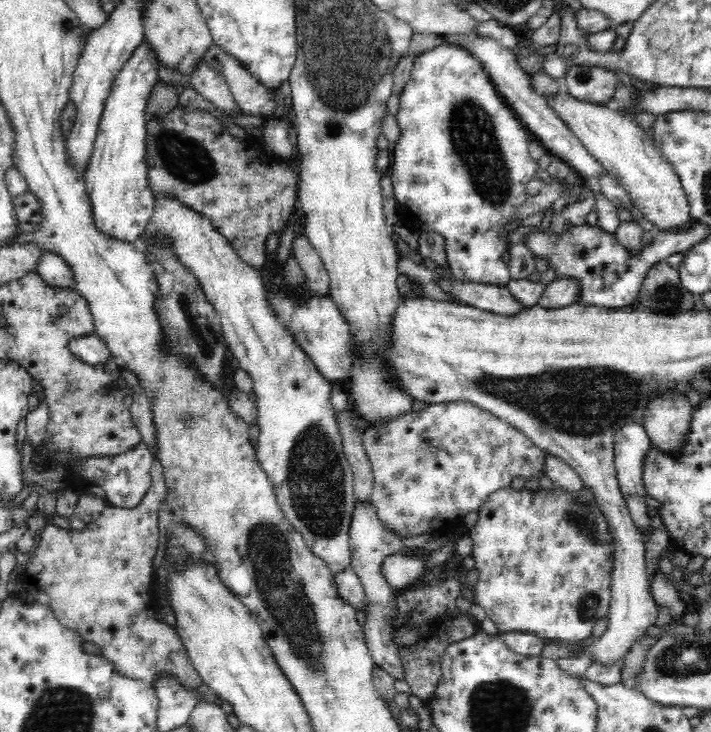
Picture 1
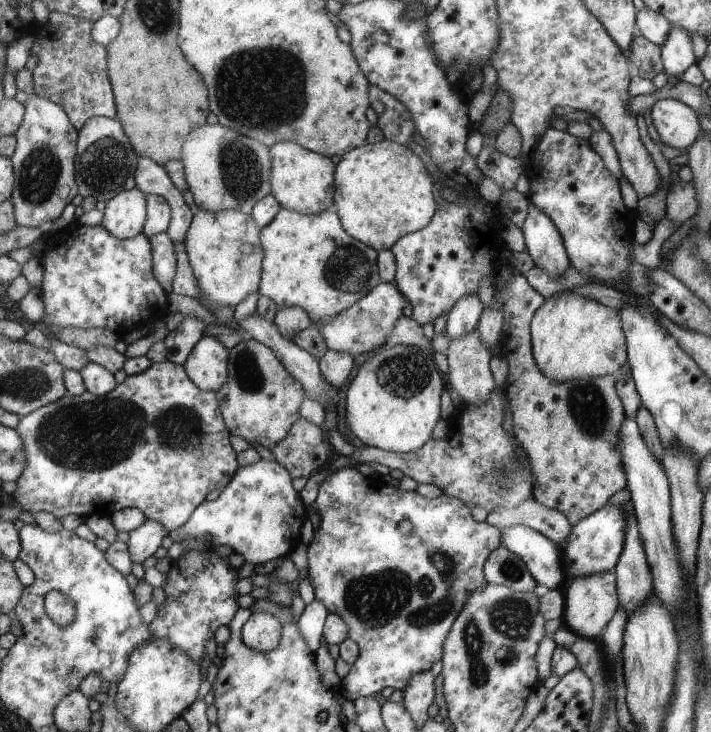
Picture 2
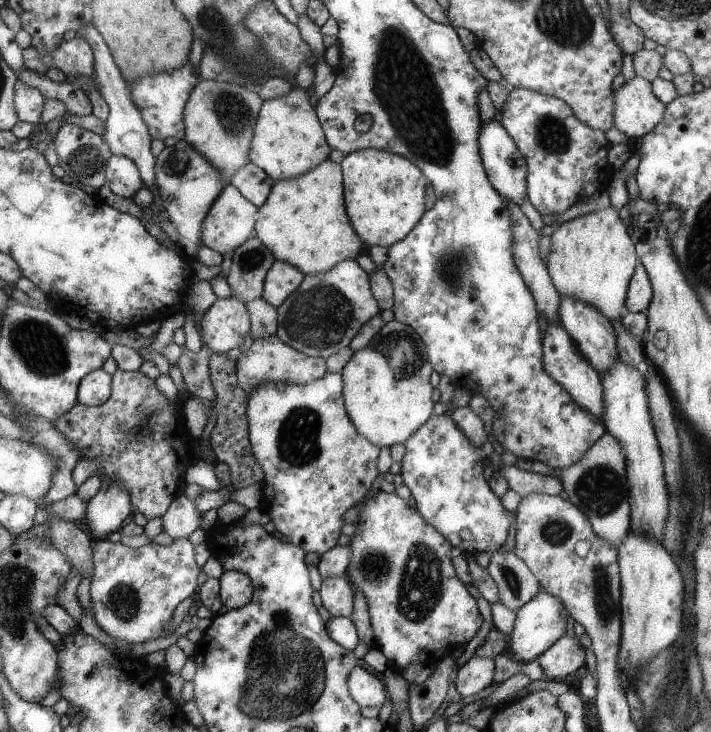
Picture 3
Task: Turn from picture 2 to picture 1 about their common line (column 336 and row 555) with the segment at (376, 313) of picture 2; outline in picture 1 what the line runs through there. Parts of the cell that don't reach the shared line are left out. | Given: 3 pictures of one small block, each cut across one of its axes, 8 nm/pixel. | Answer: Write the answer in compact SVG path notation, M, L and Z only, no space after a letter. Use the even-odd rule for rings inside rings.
M160 194L155 200L155 209L151 214L147 231L158 234L171 243L171 248L179 261L198 279L206 295L207 302L214 307L222 324L223 338L232 356L238 360L240 368L250 375L253 381L255 407L258 409L258 450L256 458L269 482L273 483L274 495L281 507L285 519L302 535L306 546L318 555L329 567L334 576L351 568L349 547L349 528L353 518L354 487L353 470L345 457L337 418L330 400L329 381L318 372L309 361L307 354L294 341L292 334L278 322L274 311L267 306L265 281L255 267L244 261L229 245L226 237L204 218L172 195Z

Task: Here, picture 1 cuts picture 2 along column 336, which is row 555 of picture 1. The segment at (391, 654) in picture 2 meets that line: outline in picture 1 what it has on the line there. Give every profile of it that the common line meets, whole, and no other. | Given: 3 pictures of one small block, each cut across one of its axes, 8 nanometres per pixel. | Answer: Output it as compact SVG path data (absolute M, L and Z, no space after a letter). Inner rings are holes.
M555 484L551 489L539 486L536 490L530 490L527 487L506 486L505 489L490 494L486 498L486 502L476 511L477 520L475 524L468 528L468 535L472 539L470 557L473 558L474 569L478 572L478 583L472 589L472 601L484 609L486 616L492 620L497 628L497 634L507 631L522 631L535 634L549 641L557 642L561 640L569 644L576 644L576 642L590 637L594 623L607 616L611 601L611 578L615 553L614 539L606 522L606 517L603 516L599 506L594 501L579 500L579 494L580 491L568 492Z

